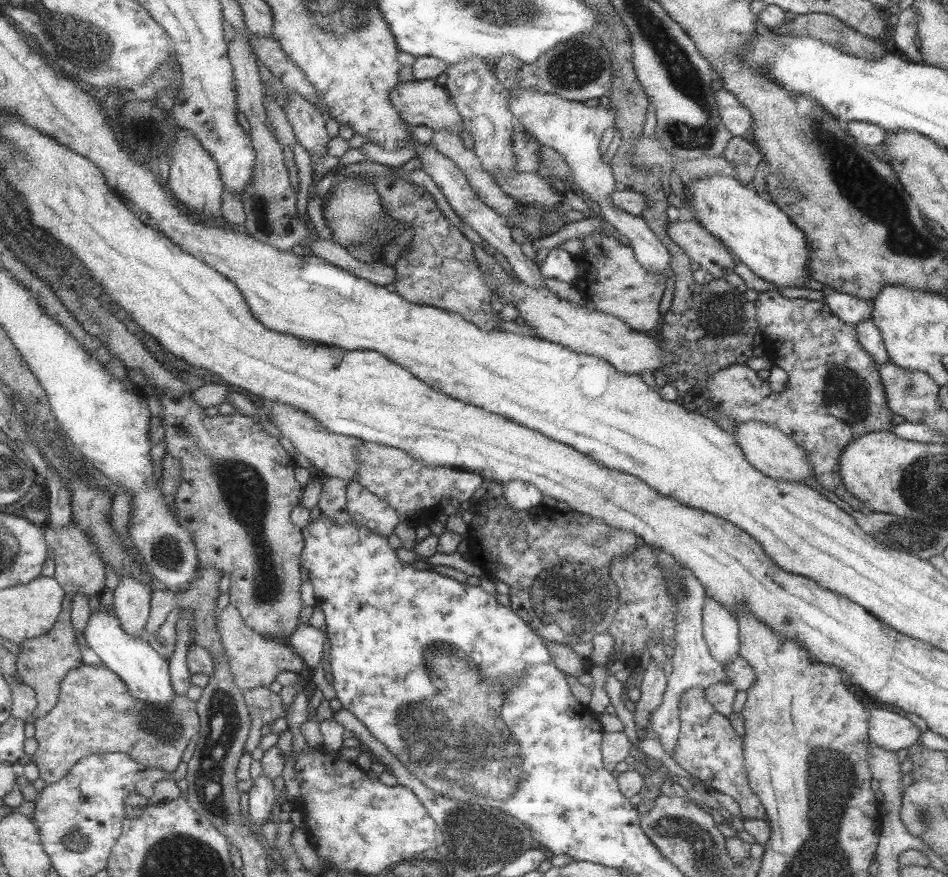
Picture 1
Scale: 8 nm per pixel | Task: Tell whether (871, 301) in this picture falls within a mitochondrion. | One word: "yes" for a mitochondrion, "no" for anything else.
no

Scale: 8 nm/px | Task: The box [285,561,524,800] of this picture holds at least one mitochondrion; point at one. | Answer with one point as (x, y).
(440, 655)

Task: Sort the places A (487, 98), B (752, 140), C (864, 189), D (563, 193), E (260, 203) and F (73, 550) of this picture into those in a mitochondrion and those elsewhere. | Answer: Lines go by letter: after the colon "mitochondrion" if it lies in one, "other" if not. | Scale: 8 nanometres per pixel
A: other
B: other
C: mitochondrion
D: other
E: mitochondrion
F: other

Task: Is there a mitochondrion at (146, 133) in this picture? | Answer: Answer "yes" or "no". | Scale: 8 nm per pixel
yes

